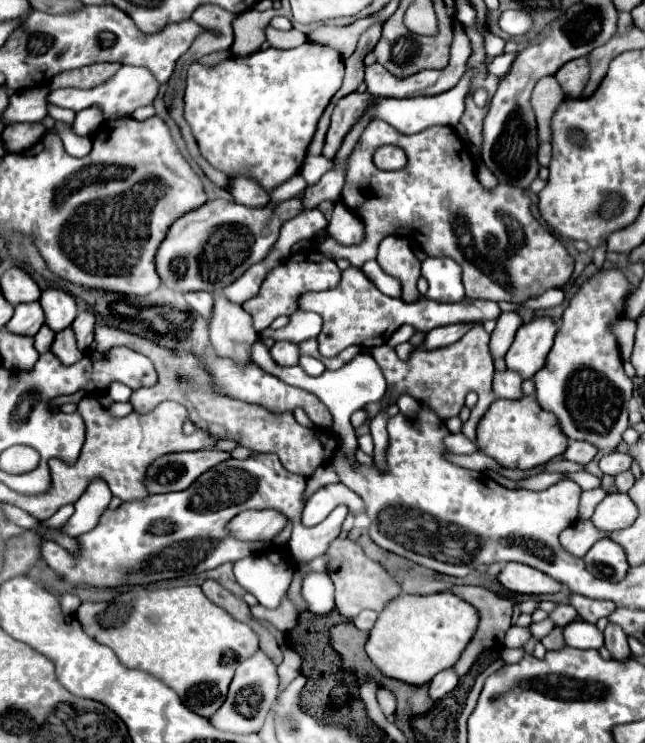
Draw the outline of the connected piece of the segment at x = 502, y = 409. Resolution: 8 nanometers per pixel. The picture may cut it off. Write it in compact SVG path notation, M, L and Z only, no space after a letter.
M522 397L516 401L496 399L478 423L476 441L482 453L490 455L506 469L532 469L548 463L568 447L568 437L560 429L558 419L542 409L534 397Z

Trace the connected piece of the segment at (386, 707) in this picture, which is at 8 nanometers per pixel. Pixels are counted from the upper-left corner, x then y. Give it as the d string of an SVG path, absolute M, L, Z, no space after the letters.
M384 687L378 691L378 703L380 703L384 715L390 715L390 713L396 711L396 699L394 699L394 695L388 689L384 689Z

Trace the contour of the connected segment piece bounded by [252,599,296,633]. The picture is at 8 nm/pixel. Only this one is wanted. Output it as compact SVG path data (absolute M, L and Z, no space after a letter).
M284 599L282 603L280 603L280 607L276 607L276 609L264 609L264 611L256 611L256 607L252 609L252 615L256 617L256 619L264 619L264 621L268 621L268 623L272 623L280 633L286 633L286 631L290 631L290 629L294 629L296 627L296 607L294 607L294 603L290 603L288 599Z

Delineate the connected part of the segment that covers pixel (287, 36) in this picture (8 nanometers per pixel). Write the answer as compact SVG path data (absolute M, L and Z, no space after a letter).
M268 25L266 30L266 39L272 45L272 47L278 47L278 49L292 49L292 47L298 47L306 41L306 35L298 29L290 29L290 31L280 31L280 29L274 29L272 25Z

